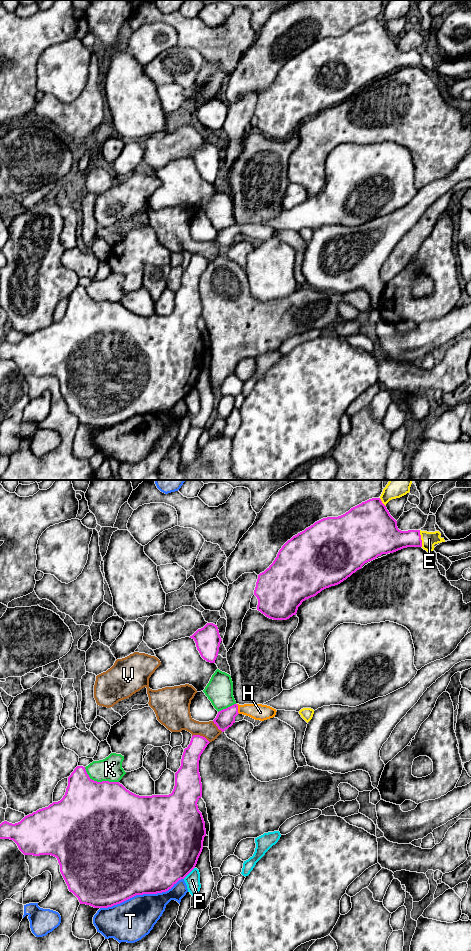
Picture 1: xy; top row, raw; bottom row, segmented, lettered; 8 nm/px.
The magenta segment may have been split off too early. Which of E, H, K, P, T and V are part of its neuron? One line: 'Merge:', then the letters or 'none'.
Merge: H

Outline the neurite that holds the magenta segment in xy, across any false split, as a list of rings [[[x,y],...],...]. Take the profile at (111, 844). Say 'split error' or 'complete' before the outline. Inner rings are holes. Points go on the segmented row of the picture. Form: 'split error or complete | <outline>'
complete | [[[193,735],[190,744],[184,749],[181,766],[175,773],[175,786],[169,795],[139,796],[127,790],[119,782],[92,780],[85,767],[77,766],[68,777],[68,786],[65,795],[58,802],[53,802],[48,807],[42,808],[25,816],[20,822],[12,824],[4,821],[0,824],[0,839],[13,840],[24,855],[51,855],[57,858],[60,872],[80,904],[90,905],[94,908],[108,908],[120,904],[136,895],[157,894],[171,889],[179,880],[184,879],[196,866],[203,849],[203,841],[206,836],[205,822],[202,813],[198,809],[197,802],[202,797],[202,783],[199,773],[200,756],[210,742],[203,736]]]

